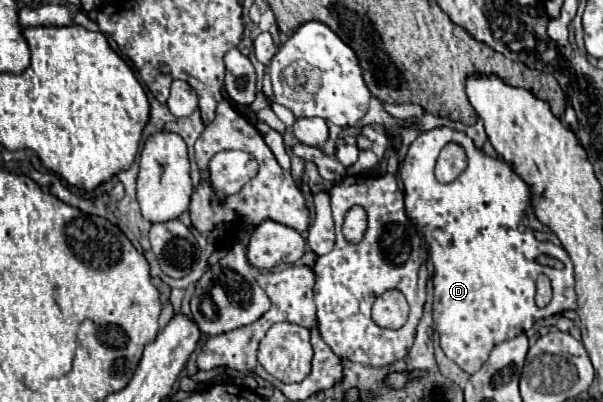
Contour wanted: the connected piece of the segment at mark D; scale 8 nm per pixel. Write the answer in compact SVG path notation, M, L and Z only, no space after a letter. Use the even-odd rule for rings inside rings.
M443 126L417 136L409 146L399 178L403 182L405 212L423 232L435 266L433 320L441 336L441 348L461 370L475 374L495 344L527 332L535 320L577 310L571 258L561 246L535 240L527 222L529 186L509 164L485 156L467 134ZM447 142L457 142L467 152L467 168L453 182L439 184L433 168ZM539 254L559 258L563 270L537 264ZM539 274L547 274L553 284L553 300L545 308L535 304L535 278Z

